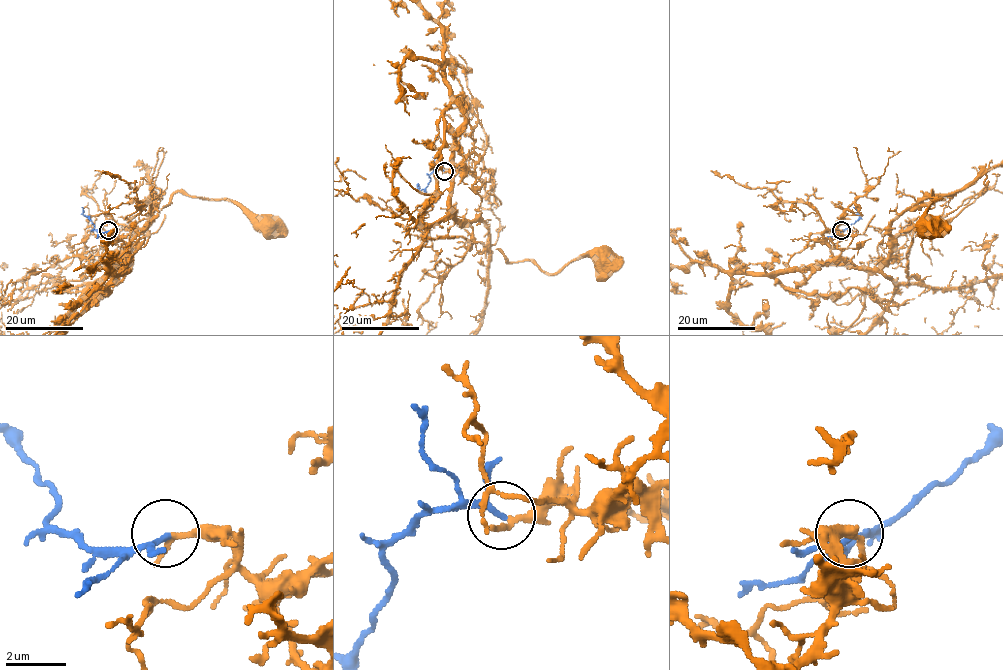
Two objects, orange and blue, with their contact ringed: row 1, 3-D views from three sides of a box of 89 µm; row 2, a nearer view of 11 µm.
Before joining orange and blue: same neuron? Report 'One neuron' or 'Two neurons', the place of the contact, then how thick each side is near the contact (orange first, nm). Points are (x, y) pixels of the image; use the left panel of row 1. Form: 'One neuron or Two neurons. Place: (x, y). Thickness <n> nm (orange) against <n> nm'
One neuron. Place: (108, 230). Thickness 180 nm (orange) against 140 nm

